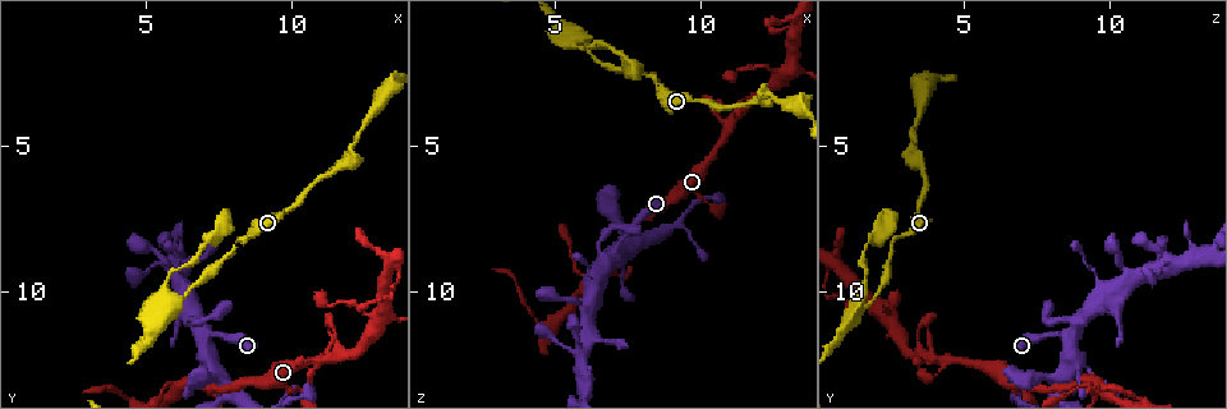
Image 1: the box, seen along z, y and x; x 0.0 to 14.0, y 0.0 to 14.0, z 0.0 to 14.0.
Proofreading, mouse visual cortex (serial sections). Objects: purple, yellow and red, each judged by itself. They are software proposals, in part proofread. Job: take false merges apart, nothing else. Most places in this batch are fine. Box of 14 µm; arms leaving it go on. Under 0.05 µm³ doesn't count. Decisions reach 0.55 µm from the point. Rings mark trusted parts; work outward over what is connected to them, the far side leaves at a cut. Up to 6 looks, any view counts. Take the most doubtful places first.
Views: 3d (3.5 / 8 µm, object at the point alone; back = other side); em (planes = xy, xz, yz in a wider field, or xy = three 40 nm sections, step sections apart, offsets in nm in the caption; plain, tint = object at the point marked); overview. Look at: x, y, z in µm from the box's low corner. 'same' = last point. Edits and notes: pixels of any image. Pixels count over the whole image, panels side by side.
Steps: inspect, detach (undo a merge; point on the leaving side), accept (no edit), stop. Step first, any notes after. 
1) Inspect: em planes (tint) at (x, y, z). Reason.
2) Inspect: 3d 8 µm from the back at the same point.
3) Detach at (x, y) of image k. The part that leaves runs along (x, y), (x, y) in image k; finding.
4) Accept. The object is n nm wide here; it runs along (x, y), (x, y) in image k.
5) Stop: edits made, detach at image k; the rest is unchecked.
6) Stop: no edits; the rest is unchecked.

Inspect: 3d 3.5 µm at (6.2, 13.3, 9.7). Abrupt turn.

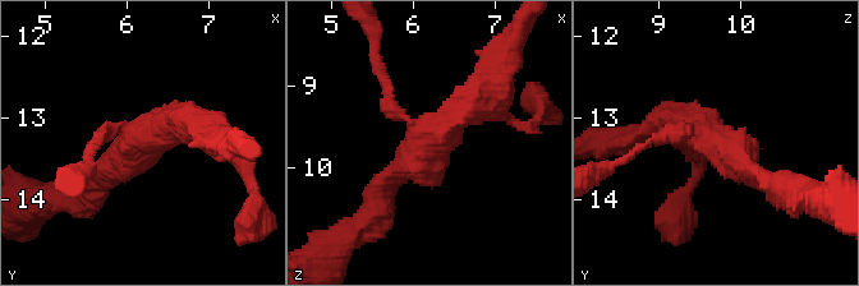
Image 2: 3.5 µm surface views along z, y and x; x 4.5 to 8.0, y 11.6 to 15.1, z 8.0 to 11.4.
Inspect: em xy step 5 (tint) at (6.20, 13.25, 9.70).

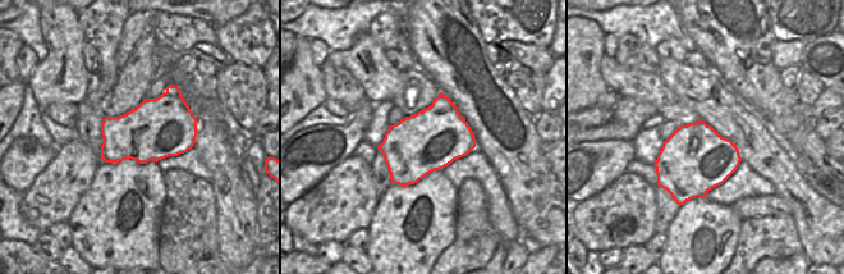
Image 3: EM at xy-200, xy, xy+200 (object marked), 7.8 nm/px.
Inspect: em xy step 1 (tint) at the same point.

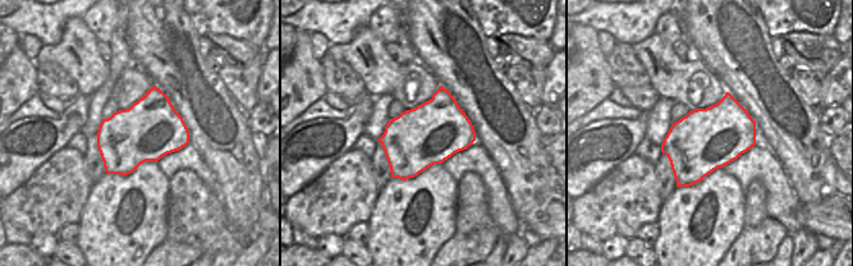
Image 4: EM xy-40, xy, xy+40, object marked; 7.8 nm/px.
Accept. The arms are 150, 250, 400 nm wide; it runs along (494, 87), (439, 129), (380, 192) in image 2; continuous, no second cell.

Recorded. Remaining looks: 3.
Inspect: 3d 3.5 µm from the back at (5.6, 9.7, 1.5). Calibre changes.

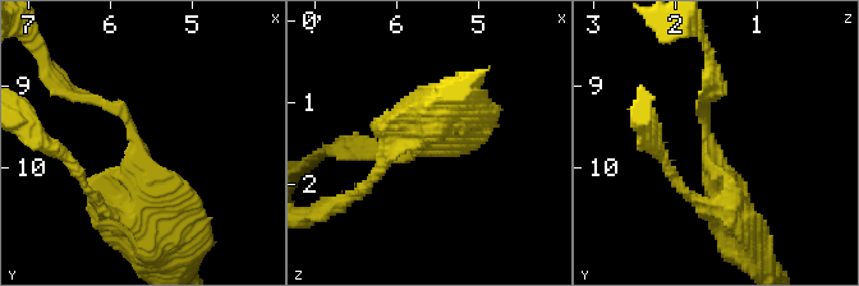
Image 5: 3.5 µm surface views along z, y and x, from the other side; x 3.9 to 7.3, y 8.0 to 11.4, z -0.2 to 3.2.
Inspect: em xy step 1 (tint) at (5.60, 9.75, 1.55). The arms are 150, 400 nm wide; now the EM.

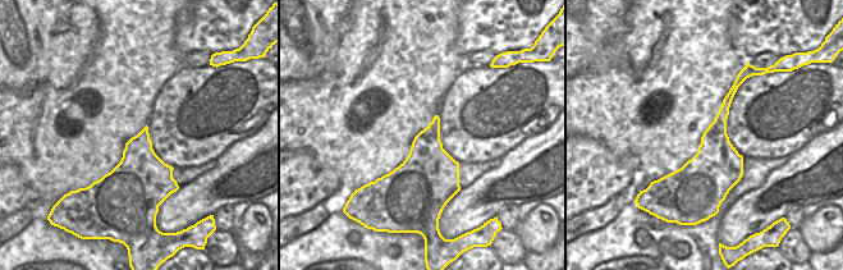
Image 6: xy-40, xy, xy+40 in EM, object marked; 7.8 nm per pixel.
Accept. It runs along (729, 207), (735, 203), (706, 141), (706, 97) in image 5; all the same cell.

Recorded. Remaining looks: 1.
Stop: no edits; the rest is unchecked.

